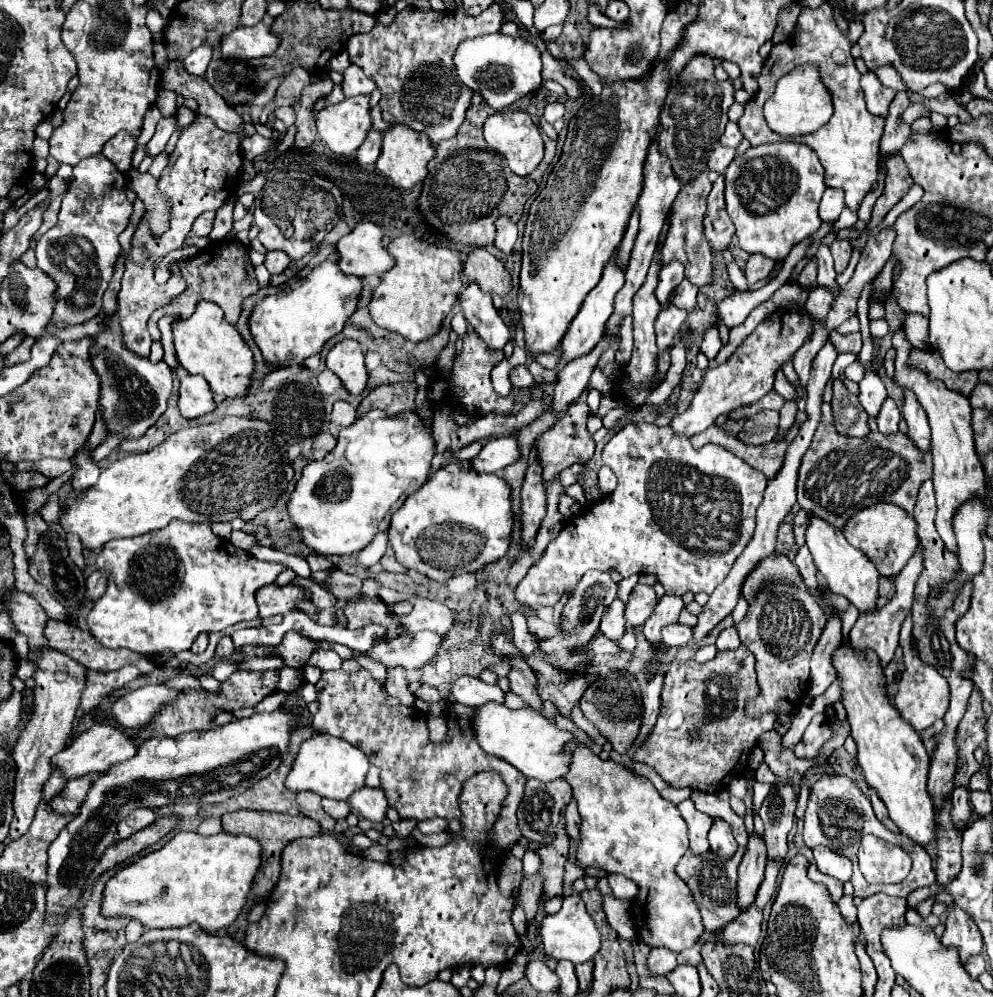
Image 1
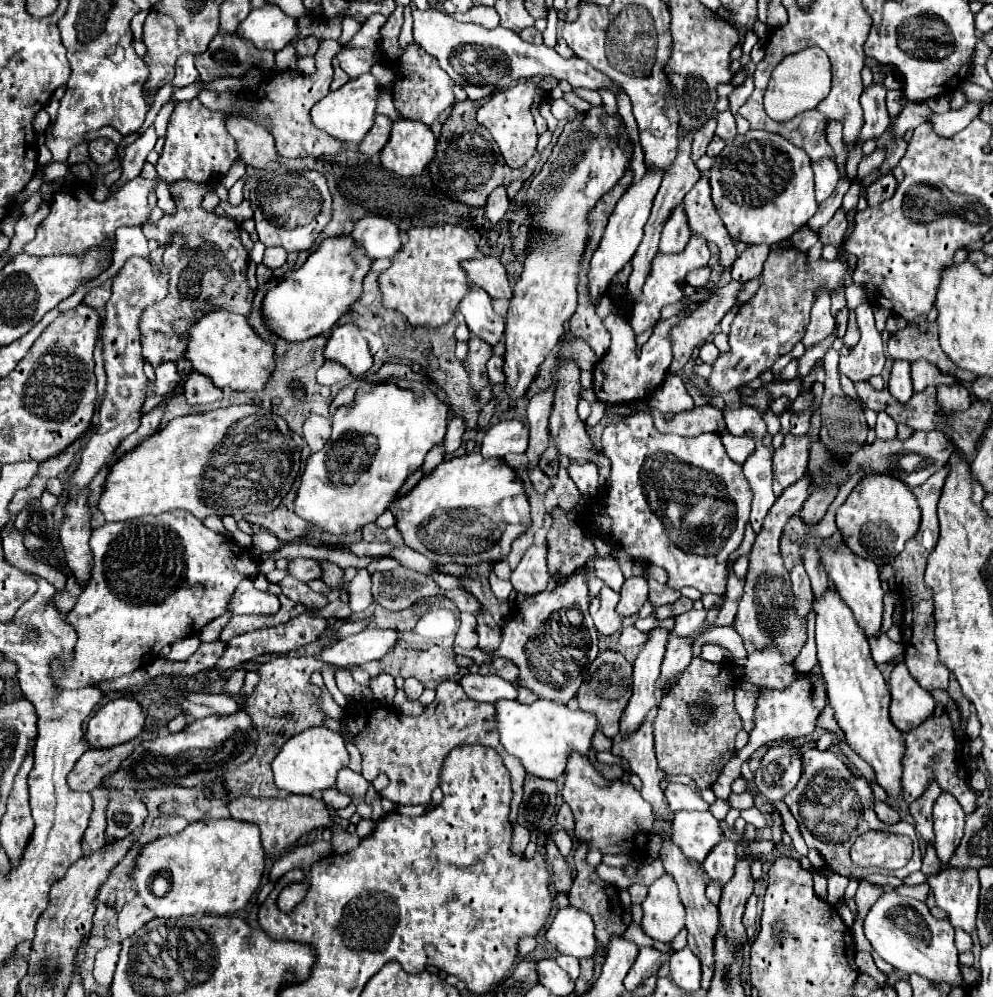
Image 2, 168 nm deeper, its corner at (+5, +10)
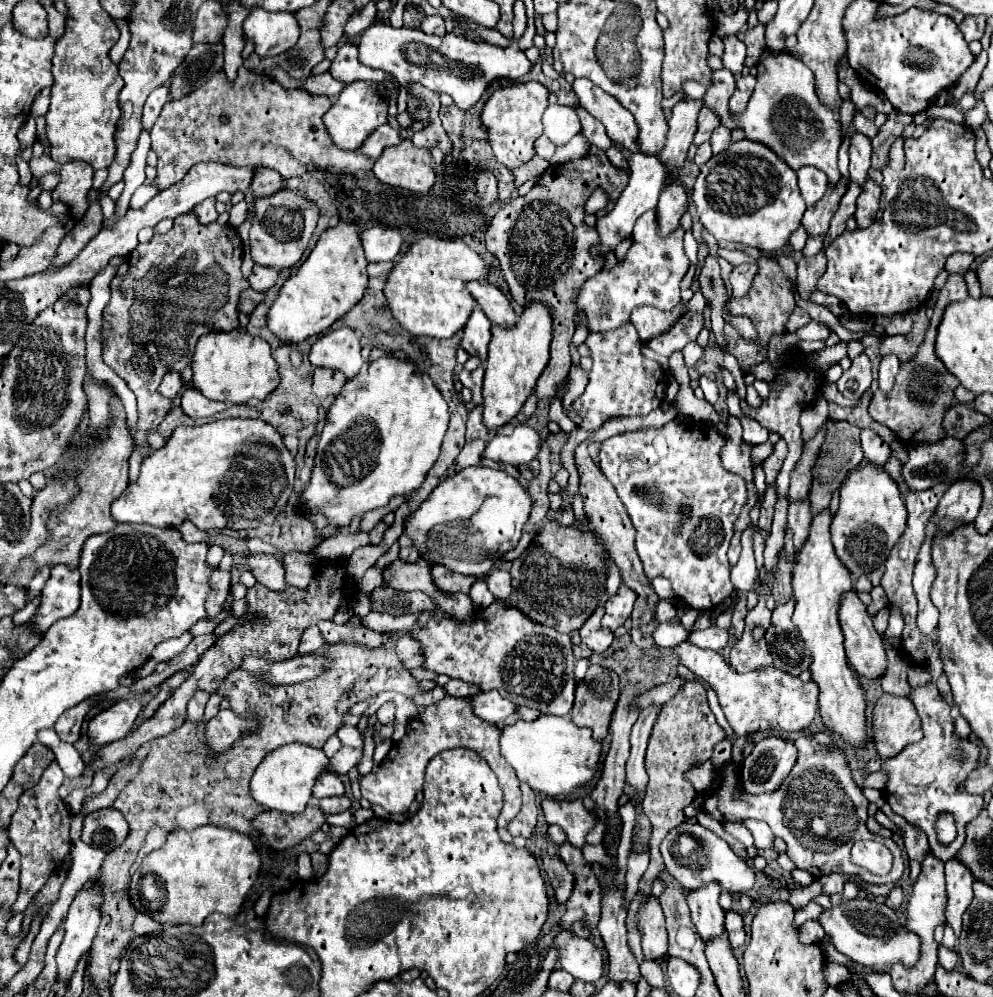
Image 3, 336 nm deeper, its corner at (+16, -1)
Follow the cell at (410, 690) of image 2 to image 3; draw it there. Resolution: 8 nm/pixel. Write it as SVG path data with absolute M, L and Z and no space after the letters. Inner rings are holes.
M386 702L386 704L382 704L382 706L378 708L376 718L378 718L378 722L380 722L380 724L394 724L394 720L396 720L394 712L396 712L394 702Z

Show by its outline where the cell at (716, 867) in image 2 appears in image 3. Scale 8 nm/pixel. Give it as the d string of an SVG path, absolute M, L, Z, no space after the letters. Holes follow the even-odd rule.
M710 880L708 884L688 892L692 922L698 934L704 938L704 942L724 930L724 910L720 908L718 898L720 898L718 880Z

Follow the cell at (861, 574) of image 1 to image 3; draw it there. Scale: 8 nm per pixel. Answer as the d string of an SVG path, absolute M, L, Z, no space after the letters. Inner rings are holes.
M848 590L842 594L840 608L838 608L838 620L840 620L842 634L846 638L844 646L846 646L846 658L848 658L850 666L858 672L858 676L882 678L886 672L886 652L882 648L882 638L876 632L876 628L872 624L872 616L868 614L866 604L858 598L856 590Z

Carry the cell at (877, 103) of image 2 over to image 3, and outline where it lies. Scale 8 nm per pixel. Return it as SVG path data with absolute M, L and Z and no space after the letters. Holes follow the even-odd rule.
M854 132L850 140L850 180L860 184L866 180L870 170L870 138Z

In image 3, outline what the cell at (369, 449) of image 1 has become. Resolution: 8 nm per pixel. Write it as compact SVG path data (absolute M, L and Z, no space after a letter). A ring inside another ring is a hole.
M350 328L326 332L326 336L318 338L310 350L310 362L314 366L338 370L350 380L328 410L326 424L318 442L318 452L314 458L314 470L310 482L300 492L298 508L306 512L322 508L326 510L326 518L332 520L338 528L350 526L352 518L358 514L366 514L374 508L386 506L388 500L396 494L408 496L410 492L420 488L428 470L440 454L440 444L450 418L448 404L438 392L438 388L432 384L432 380L428 380L428 374L420 376L416 368L412 368L412 362L400 362L390 356L378 358L370 362L364 370L360 370L364 366L360 350L360 340Z

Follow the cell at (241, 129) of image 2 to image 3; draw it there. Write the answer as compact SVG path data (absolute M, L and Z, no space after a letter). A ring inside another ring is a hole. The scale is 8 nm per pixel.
M254 168L254 170L256 172L250 184L254 196L268 196L282 188L282 176L276 170L270 170L270 168Z

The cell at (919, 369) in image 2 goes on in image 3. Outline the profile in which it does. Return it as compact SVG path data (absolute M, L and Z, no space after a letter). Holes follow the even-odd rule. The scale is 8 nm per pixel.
M950 274L944 288L938 292L938 302L934 306L934 316L930 320L928 336L924 338L924 344L920 346L916 360L902 362L900 372L896 376L894 390L888 396L884 396L884 392L878 390L870 400L870 406L868 406L870 416L876 422L888 426L906 446L920 444L920 442L936 442L944 438L942 418L944 418L944 412L952 406L954 390L960 382L944 368L944 364L940 364L940 360L936 360L934 338L936 338L936 328L940 324L940 316L948 306L948 302L966 300L966 298L968 298L968 286L964 280L964 274Z

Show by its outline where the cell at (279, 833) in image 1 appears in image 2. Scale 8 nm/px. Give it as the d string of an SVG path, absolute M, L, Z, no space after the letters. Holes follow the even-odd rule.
M289 795L289 797L277 797L277 799L255 799L255 797L237 797L229 801L227 809L231 811L233 819L251 821L261 829L263 849L267 855L281 855L285 849L293 847L297 839L313 829L319 827L331 827L333 821L329 817L327 805L315 797L307 795Z

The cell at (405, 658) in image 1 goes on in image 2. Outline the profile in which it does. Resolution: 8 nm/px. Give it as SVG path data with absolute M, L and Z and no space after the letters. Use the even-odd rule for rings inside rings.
M371 627L357 635L339 639L337 643L323 647L319 653L319 659L335 667L347 667L347 663L355 663L363 667L369 661L377 661L385 653L389 653L395 641L397 641L395 629L373 629Z

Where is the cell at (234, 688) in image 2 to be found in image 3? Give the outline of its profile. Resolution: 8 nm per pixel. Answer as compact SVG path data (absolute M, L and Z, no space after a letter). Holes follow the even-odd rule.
M212 694L208 704L206 704L206 712L204 712L204 720L210 720L212 716L216 716L216 712L220 710L220 702L224 700L222 694Z

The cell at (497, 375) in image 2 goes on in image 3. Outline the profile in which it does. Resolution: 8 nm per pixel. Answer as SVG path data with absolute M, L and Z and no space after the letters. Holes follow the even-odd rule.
M476 368L474 372L460 370L458 374L460 382L472 390L472 402L482 404L482 380L484 380L484 368Z

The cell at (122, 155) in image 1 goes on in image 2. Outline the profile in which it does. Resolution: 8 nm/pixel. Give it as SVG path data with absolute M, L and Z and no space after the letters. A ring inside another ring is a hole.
M101 137L101 139L95 139L89 143L89 157L93 163L97 163L97 165L109 163L109 161L113 161L113 155L115 155L115 143L111 139Z

